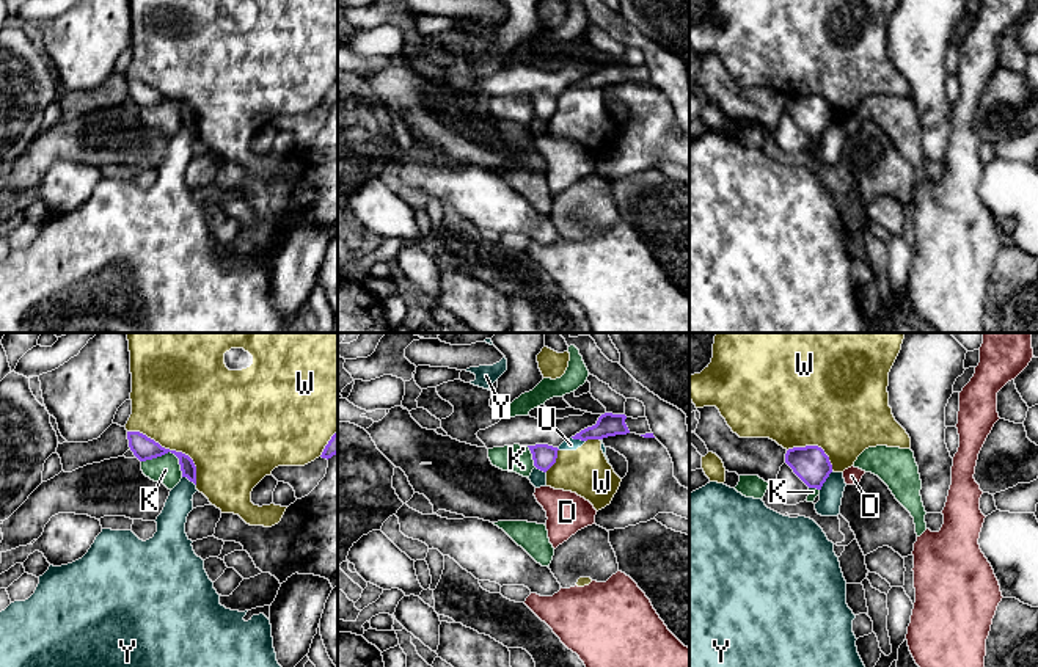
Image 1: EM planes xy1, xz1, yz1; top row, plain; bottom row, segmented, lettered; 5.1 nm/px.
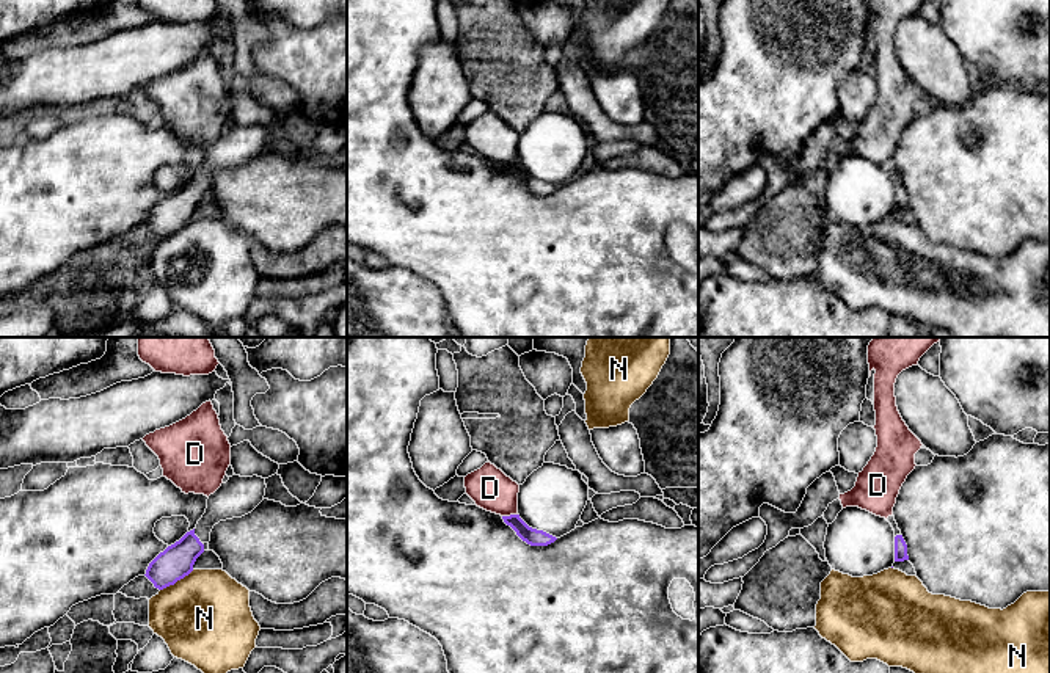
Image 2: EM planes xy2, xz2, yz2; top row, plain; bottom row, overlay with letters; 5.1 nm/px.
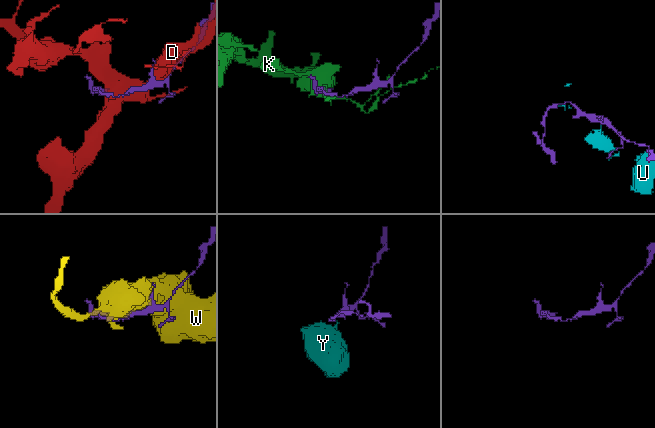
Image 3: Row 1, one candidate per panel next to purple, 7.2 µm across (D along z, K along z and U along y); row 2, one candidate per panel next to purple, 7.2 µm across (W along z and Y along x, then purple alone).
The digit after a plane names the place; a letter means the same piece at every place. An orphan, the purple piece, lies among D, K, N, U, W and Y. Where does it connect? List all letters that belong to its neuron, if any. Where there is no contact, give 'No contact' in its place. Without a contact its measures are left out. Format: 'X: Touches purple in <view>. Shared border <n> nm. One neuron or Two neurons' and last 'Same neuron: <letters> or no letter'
D: Touches purple in xz2. Shared border 80 nm. Two neurons
K: Touches purple in xy1. Shared border 240 nm. Two neurons
N: Touches purple in xy2. Shared border 200 nm. Two neurons
U: Touches purple in xz1. Shared border 80 nm. Two neurons
W: Touches purple in xy1. Shared border 460 nm. Two neurons
Y: Touches purple in yz1. Shared border 120 nm. Two neurons
Same neuron: no letter

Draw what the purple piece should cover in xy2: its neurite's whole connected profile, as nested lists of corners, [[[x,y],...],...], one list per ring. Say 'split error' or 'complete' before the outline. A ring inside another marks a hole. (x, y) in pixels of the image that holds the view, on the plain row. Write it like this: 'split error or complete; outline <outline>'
split error; outline [[[232,124],[209,144],[207,157],[196,176],[160,201],[148,215],[146,226],[155,237],[174,234],[193,220],[196,207],[210,190],[210,180],[220,169],[251,162],[265,144],[265,127]]]

